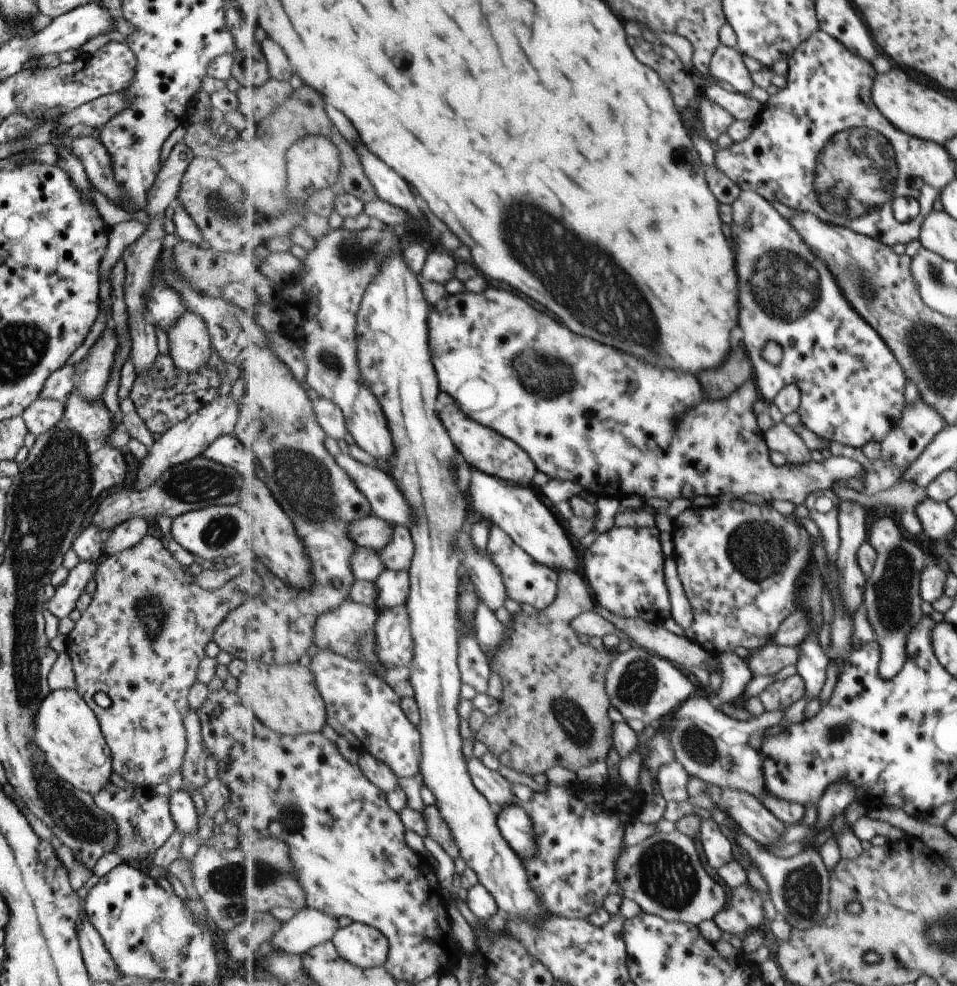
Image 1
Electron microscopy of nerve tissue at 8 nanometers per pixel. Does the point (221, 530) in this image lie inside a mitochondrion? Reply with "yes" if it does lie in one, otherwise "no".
yes

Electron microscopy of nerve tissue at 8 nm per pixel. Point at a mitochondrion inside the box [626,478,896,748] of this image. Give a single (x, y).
(761, 551)

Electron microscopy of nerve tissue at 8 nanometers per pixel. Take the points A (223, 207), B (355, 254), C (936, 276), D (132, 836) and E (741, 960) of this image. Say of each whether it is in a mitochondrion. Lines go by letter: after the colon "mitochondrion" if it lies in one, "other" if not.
A: mitochondrion
B: mitochondrion
C: mitochondrion
D: mitochondrion
E: other

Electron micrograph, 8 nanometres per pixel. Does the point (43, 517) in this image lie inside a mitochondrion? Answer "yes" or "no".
yes

